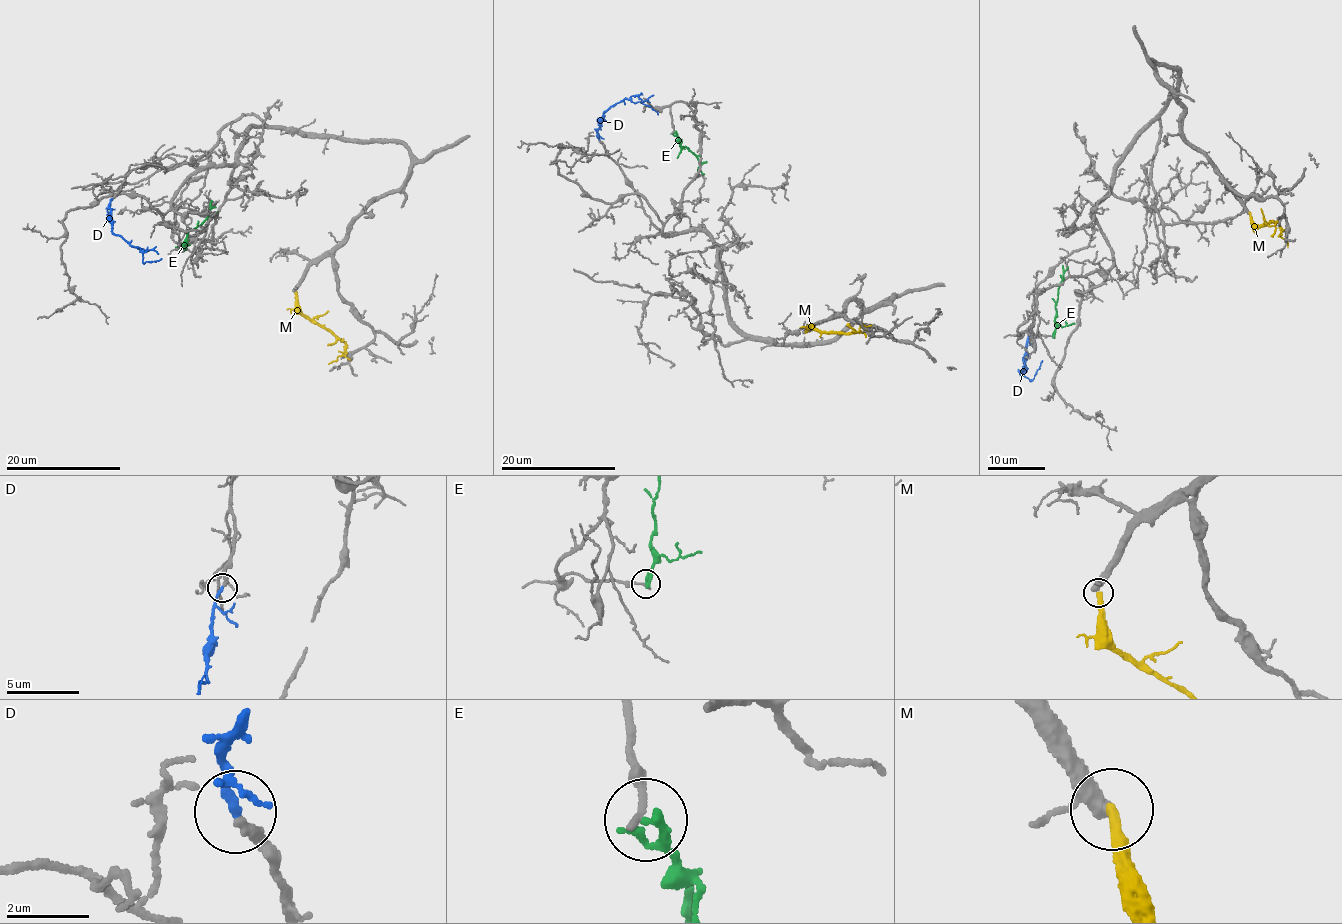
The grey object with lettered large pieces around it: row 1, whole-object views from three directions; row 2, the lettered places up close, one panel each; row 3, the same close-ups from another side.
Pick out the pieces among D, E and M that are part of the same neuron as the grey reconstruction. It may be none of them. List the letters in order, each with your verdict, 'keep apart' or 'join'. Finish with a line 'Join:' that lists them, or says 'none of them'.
D: join
E: keep apart
M: keep apart
Join: D

